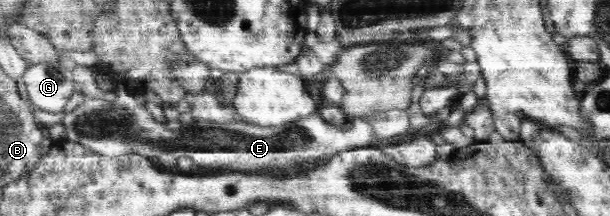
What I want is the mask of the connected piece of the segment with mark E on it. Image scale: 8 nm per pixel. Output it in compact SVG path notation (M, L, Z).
M122 74L118 80L118 88L114 89L118 98L114 102L86 98L85 102L65 114L62 124L67 140L109 157L139 154L149 158L155 165L158 163L160 169L171 168L173 159L190 157L196 167L242 172L289 167L295 161L317 162L348 149L386 144L374 136L371 126L363 118L355 119L352 128L345 130L329 124L318 112L278 126L263 127L235 120L217 123L194 119L191 123L182 124L180 130L169 130L163 122L153 118L141 94L127 90Z

